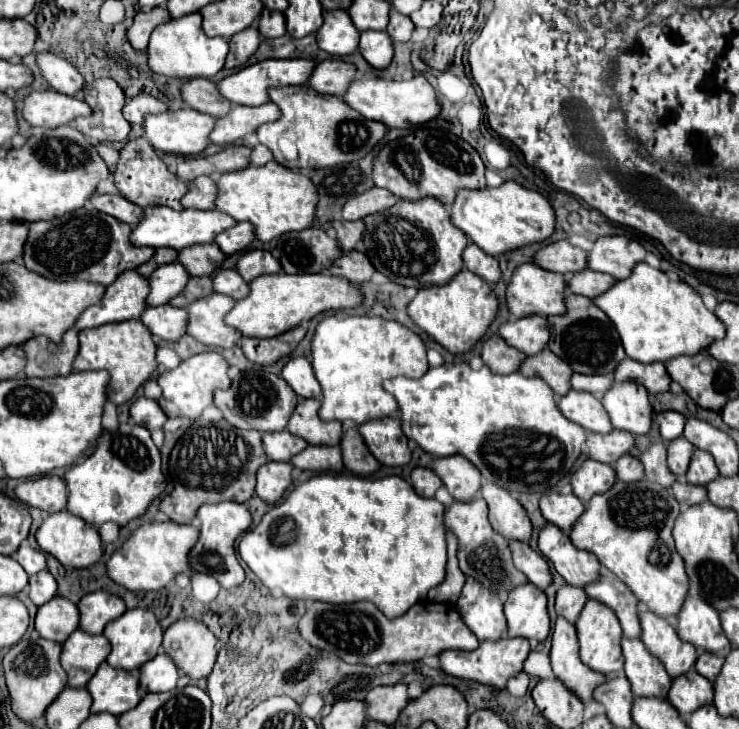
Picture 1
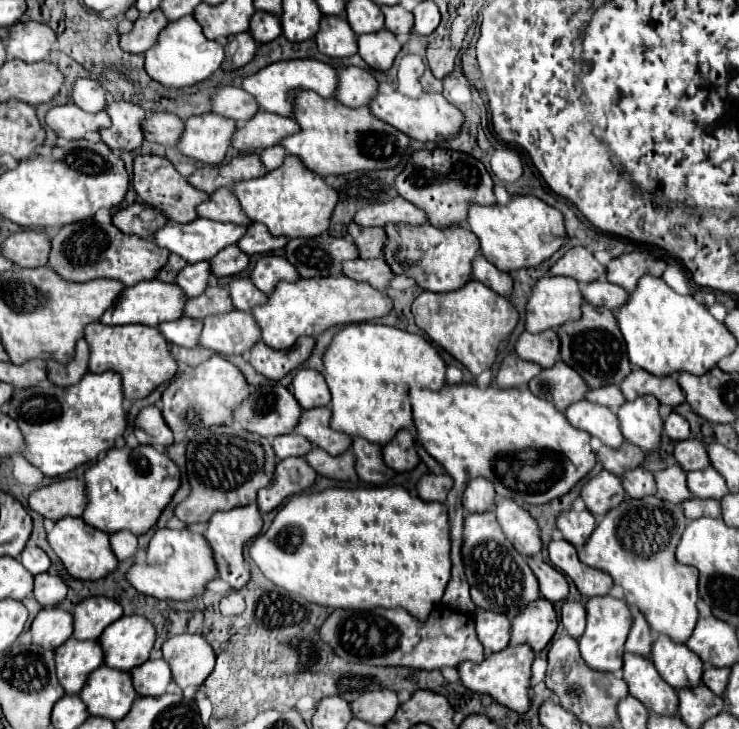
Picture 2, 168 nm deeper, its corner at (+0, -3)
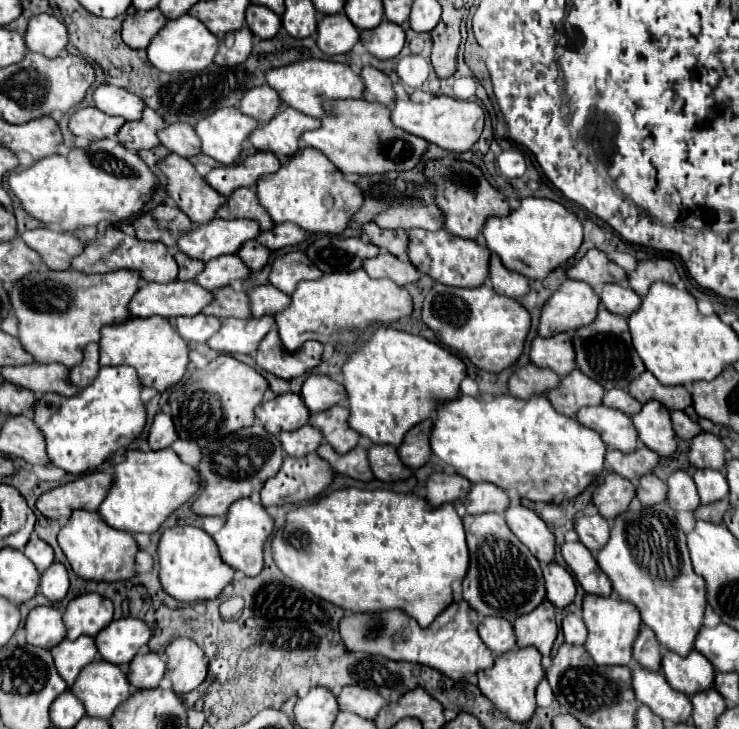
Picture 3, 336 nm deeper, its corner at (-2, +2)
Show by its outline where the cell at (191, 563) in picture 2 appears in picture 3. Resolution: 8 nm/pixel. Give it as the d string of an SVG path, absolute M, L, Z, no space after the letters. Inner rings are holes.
M174 526L166 528L158 542L158 562L160 562L160 584L166 594L180 602L214 600L232 580L234 568L222 562L220 552L212 536L202 528L194 526Z

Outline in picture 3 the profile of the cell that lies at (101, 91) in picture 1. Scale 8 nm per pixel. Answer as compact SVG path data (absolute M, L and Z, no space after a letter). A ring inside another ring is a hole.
M144 108L140 120L128 120L120 130L118 130L118 142L126 146L128 150L152 150L160 142L156 138L156 132L164 128L164 120L150 108Z

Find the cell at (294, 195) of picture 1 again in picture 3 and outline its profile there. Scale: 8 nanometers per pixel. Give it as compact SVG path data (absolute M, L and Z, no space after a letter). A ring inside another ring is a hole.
M302 148L276 174L262 176L256 182L256 196L274 224L292 222L312 234L340 234L348 224L348 216L362 204L356 184L346 182L340 170L314 148Z

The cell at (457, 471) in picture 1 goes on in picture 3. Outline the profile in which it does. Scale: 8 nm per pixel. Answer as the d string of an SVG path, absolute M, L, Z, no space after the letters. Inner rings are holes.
M478 482L470 488L464 506L468 514L484 514L484 512L502 514L508 508L508 494L492 482Z

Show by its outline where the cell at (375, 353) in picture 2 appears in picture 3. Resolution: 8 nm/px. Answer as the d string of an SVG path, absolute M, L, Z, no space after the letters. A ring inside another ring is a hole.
M378 326L370 340L348 354L346 364L342 366L342 386L348 394L348 426L356 430L360 436L368 436L374 444L390 444L400 446L404 434L416 426L418 422L432 418L436 402L446 402L458 396L458 386L466 376L464 362L452 354L448 348L428 342L426 338L394 330L392 326Z

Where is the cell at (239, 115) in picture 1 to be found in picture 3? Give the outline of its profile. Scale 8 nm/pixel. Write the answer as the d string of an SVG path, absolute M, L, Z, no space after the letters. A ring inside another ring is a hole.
M280 108L276 116L258 126L250 136L250 144L256 150L274 152L276 156L292 156L298 152L298 136L306 130L314 130L320 126L320 120L304 116L294 108Z

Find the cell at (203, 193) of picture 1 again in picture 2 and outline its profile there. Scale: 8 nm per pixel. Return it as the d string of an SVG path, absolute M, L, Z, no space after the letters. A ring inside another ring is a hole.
M218 189L214 195L210 195L210 201L198 205L198 215L206 219L216 221L230 221L236 225L252 225L252 221L242 213L242 207L238 205L238 197L230 189Z

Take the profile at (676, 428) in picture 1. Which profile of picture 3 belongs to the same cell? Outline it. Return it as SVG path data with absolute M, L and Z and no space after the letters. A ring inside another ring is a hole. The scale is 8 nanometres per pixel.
M672 410L672 412L670 412L670 416L672 416L674 432L676 432L676 436L680 436L682 440L690 440L692 436L696 436L696 434L700 432L698 422L690 420L682 410Z

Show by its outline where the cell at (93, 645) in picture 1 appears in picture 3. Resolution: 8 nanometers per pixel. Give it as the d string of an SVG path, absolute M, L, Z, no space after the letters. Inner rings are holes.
M80 636L78 640L64 640L50 652L52 652L54 664L60 672L60 676L66 680L68 688L74 686L82 668L98 658L98 650L96 650L92 636Z

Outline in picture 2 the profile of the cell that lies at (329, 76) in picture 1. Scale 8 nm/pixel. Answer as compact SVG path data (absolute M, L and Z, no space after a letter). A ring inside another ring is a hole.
M344 67L338 71L338 91L336 99L346 107L364 107L370 103L370 97L378 93L378 81L374 75L360 67Z

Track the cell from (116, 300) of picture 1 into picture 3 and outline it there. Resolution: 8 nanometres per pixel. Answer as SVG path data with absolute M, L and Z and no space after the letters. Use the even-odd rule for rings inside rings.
M146 282L138 288L128 304L130 316L150 318L150 316L194 316L210 304L212 294L194 282Z

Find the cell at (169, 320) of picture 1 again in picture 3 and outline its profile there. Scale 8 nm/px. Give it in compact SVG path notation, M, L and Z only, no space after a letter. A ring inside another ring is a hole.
M196 314L196 316L178 316L174 320L176 332L188 340L188 342L206 342L212 334L218 332L220 328L220 320L214 316L206 316L206 314Z

